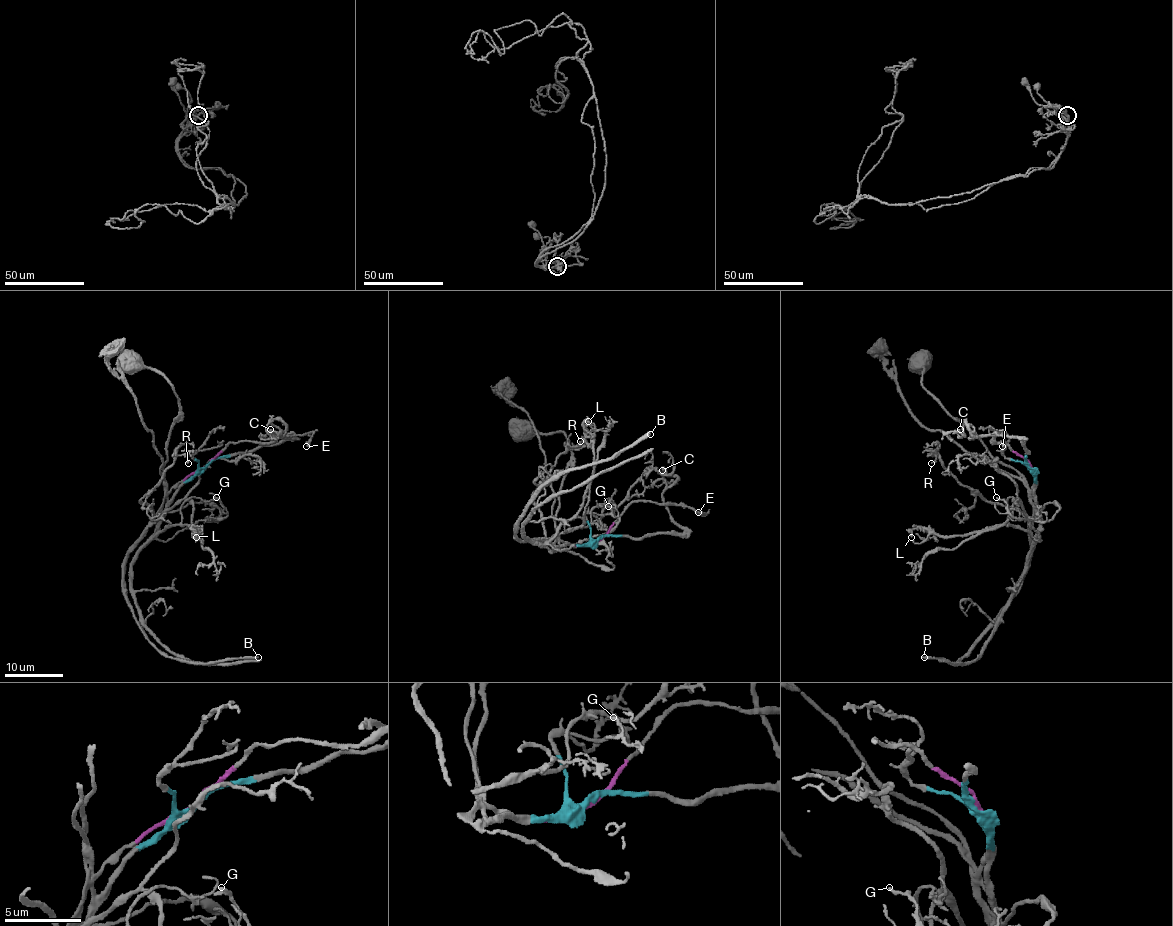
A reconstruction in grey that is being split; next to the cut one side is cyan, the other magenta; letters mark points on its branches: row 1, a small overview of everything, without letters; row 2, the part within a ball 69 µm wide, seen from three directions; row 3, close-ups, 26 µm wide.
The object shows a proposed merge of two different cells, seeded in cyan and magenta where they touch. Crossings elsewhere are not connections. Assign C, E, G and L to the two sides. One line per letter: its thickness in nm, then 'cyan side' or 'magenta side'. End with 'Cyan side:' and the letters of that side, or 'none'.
C: calibre 240 nm; cyan side
E: calibre 320 nm; magenta side
G: calibre 180 nm; cyan side
L: calibre 200 nm; cyan side
Cyan side: C, G, L

